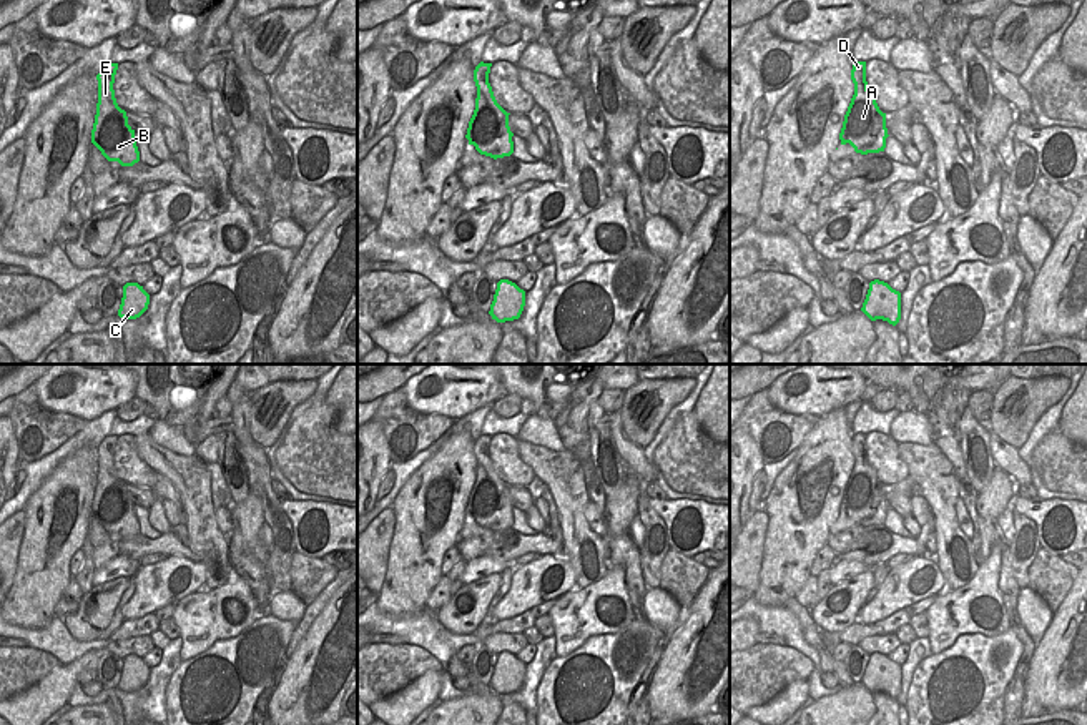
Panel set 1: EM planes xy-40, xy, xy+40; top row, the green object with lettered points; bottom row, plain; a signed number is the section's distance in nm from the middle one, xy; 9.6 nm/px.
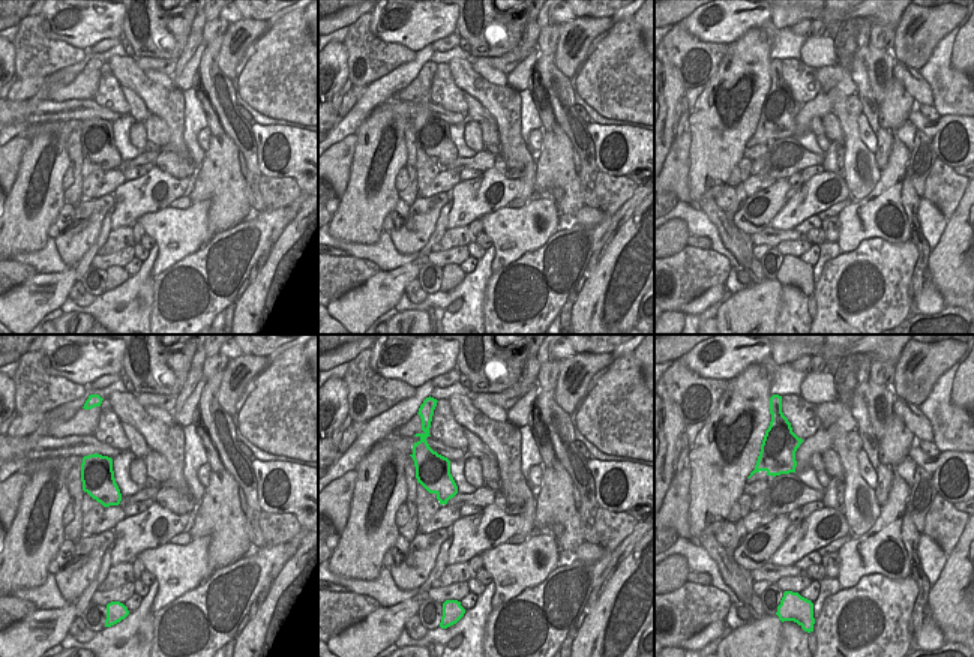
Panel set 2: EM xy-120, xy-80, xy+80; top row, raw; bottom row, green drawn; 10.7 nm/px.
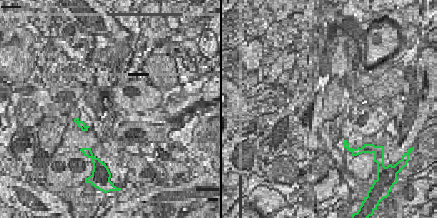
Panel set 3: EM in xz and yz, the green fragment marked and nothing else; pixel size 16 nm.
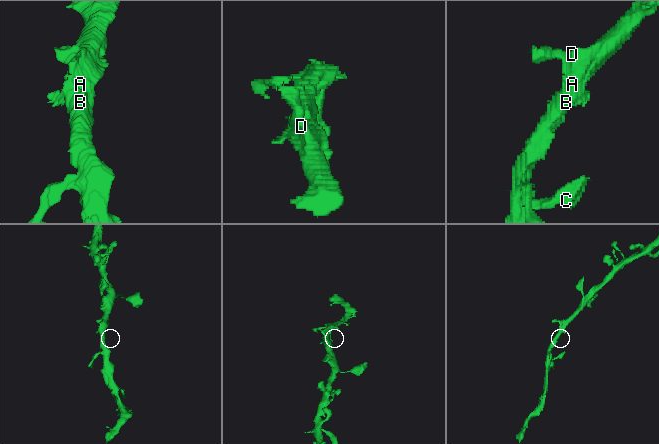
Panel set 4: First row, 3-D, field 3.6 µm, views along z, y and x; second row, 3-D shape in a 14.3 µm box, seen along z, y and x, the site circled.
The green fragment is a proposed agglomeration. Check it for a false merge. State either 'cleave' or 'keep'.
keep

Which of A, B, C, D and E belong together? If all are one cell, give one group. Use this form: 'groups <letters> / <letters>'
groups A B C D E

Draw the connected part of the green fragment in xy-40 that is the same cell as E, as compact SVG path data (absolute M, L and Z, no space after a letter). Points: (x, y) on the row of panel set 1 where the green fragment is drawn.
M108 62L98 80L98 103L91 130L91 143L108 161L118 161L121 166L133 166L140 161L140 151L135 141L135 130L128 125L126 111L115 98L115 75L118 63Z

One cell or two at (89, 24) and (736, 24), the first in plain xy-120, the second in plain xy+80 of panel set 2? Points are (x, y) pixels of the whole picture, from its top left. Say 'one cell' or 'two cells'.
one cell

